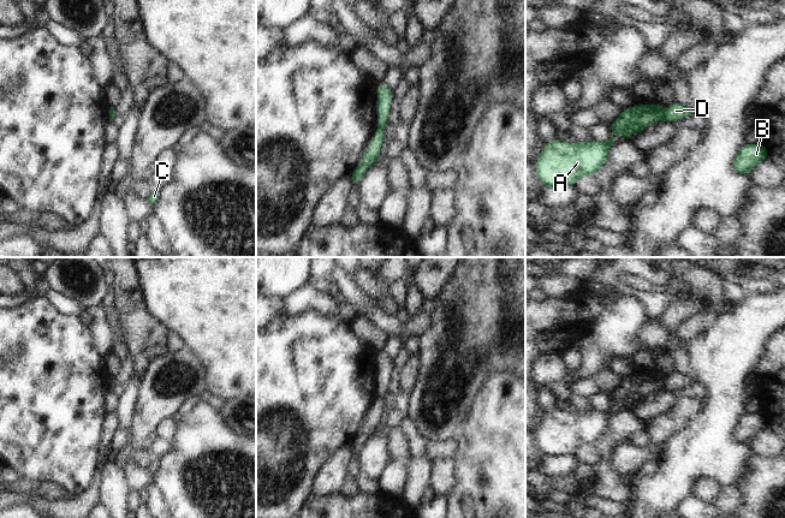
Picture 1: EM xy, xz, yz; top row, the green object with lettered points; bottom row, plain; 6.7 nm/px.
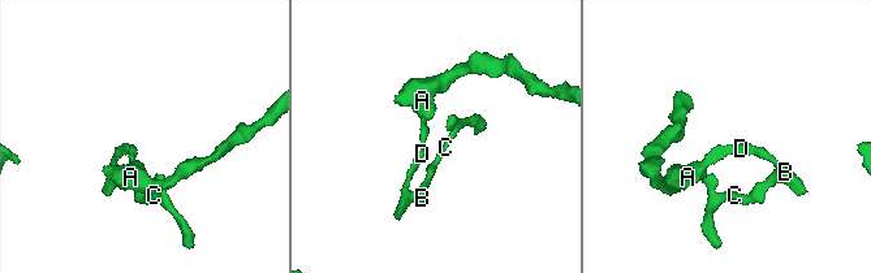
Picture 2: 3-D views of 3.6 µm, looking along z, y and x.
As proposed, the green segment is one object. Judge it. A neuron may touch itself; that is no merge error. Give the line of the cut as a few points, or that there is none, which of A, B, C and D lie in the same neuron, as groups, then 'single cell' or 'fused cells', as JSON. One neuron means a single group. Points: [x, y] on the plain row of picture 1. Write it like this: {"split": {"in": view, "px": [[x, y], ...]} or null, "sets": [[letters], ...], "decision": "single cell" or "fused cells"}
{"split": {"in": "yz", "px": [[665, 381], [662, 387]]}, "sets": [["A"], ["B", "C", "D"]], "decision": "fused cells"}

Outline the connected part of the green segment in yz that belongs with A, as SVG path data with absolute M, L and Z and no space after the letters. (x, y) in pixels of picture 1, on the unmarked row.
M659 373L636 374L620 381L608 394L612 401L608 410L569 413L558 407L548 411L536 429L536 446L545 457L576 454L581 446L594 445L606 433L608 419L614 413L614 401L629 409L637 400L662 389L664 385L665 379Z

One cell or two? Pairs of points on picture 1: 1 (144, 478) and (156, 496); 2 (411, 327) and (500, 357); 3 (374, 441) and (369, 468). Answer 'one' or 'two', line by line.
1: two
2: two
3: one

